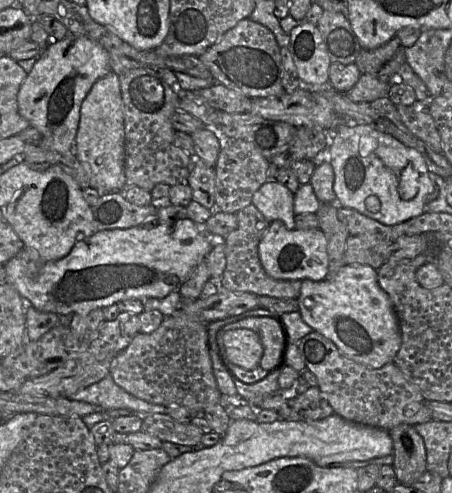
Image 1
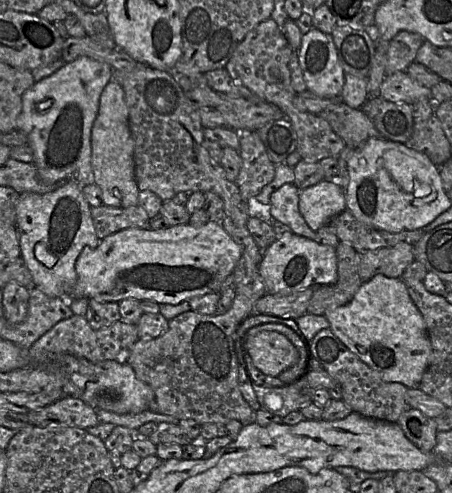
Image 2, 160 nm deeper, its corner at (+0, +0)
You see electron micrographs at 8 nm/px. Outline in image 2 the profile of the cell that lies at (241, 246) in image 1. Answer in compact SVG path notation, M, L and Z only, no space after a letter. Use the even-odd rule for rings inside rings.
M256 265L257 275L250 284L237 286L235 298L229 310L219 315L204 315L192 310L179 314L170 320L168 329L161 336L154 339L141 339L135 342L127 359L136 377L147 384L153 391L150 409L173 416L179 420L192 419L199 425L218 423L225 425L230 420L238 420L243 425L254 423L255 411L243 398L239 389L240 361L235 348L235 334L240 324L254 312L256 301L264 296L266 285Z

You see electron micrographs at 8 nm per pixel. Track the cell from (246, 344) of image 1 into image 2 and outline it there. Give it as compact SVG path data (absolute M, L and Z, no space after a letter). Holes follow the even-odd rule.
M261 331L253 337L244 335L244 350L263 374L277 377L297 362L299 353L292 342L275 331Z

